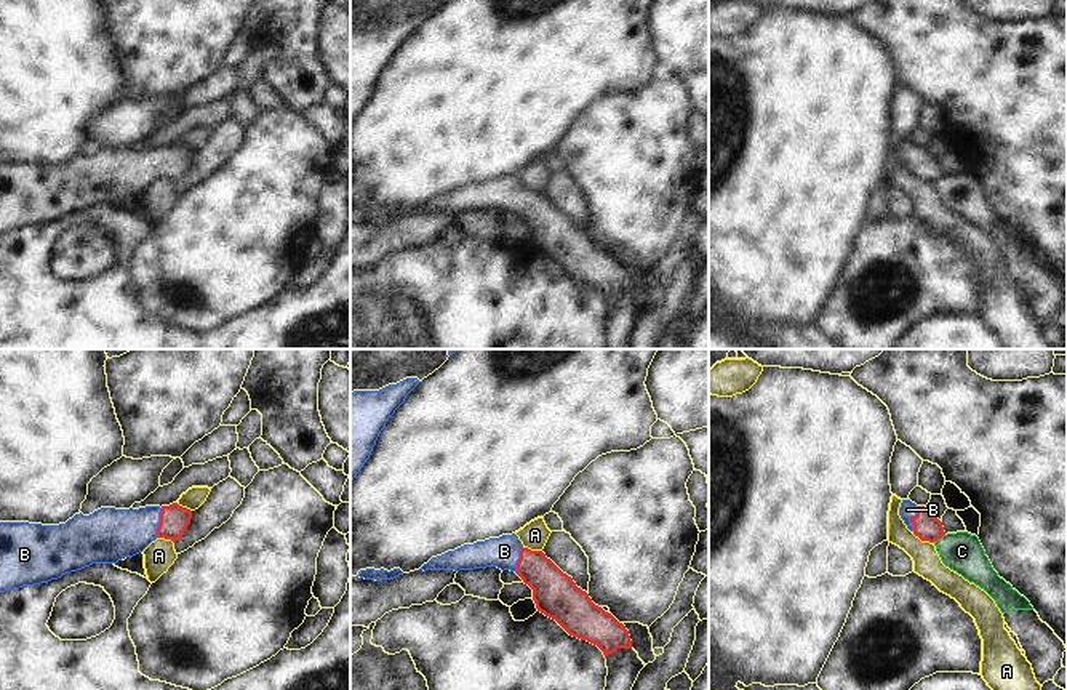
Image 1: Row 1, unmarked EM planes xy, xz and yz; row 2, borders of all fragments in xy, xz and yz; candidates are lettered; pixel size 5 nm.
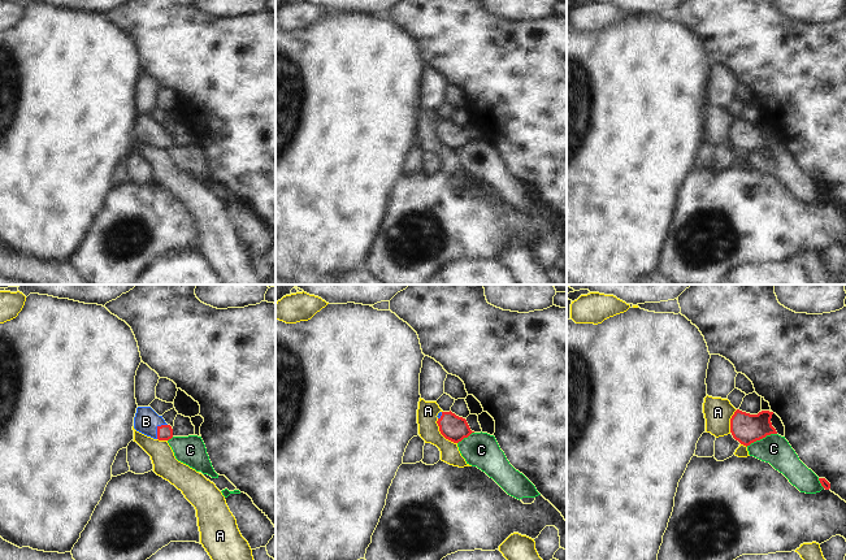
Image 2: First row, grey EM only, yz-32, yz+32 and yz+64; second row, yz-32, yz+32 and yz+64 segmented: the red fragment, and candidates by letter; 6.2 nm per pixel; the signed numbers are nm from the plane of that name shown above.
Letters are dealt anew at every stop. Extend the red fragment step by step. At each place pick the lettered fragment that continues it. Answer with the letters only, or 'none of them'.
B

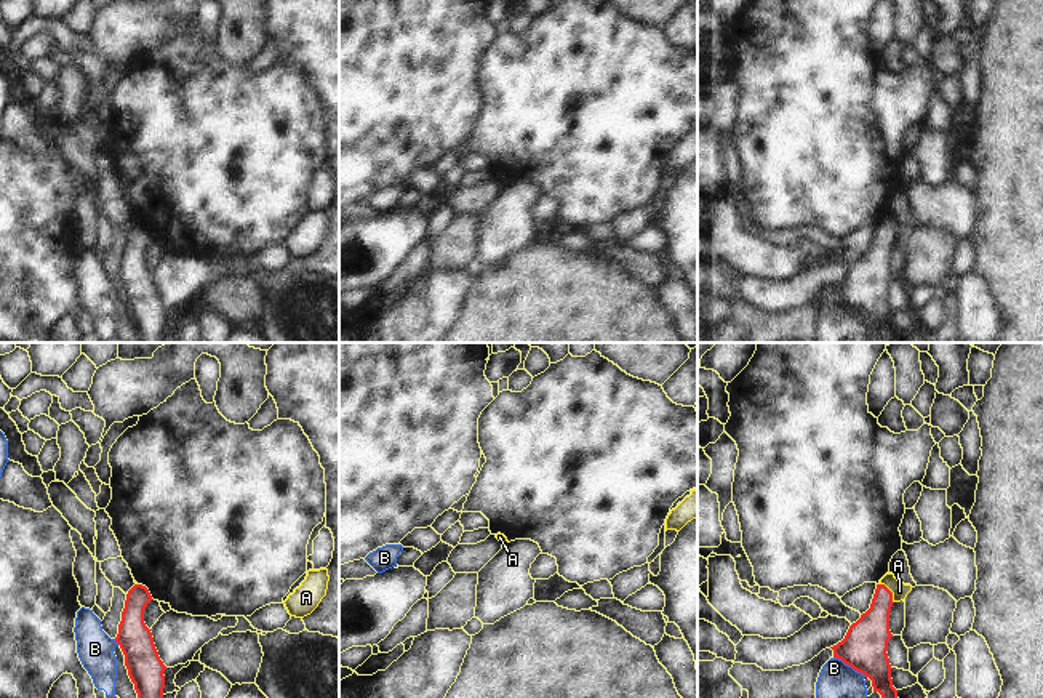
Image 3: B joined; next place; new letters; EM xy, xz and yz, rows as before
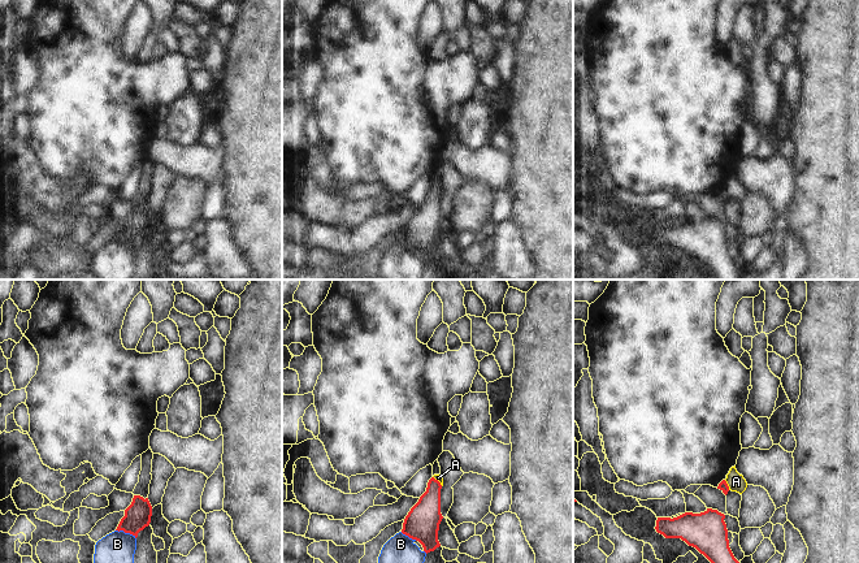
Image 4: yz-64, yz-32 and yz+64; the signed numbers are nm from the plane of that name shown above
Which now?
A

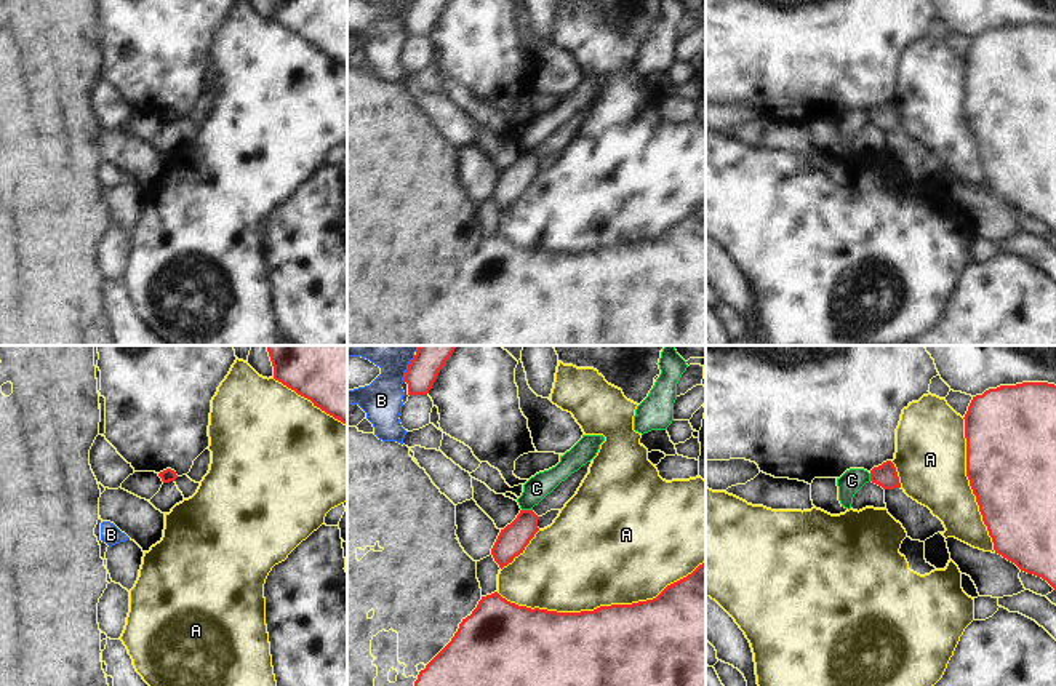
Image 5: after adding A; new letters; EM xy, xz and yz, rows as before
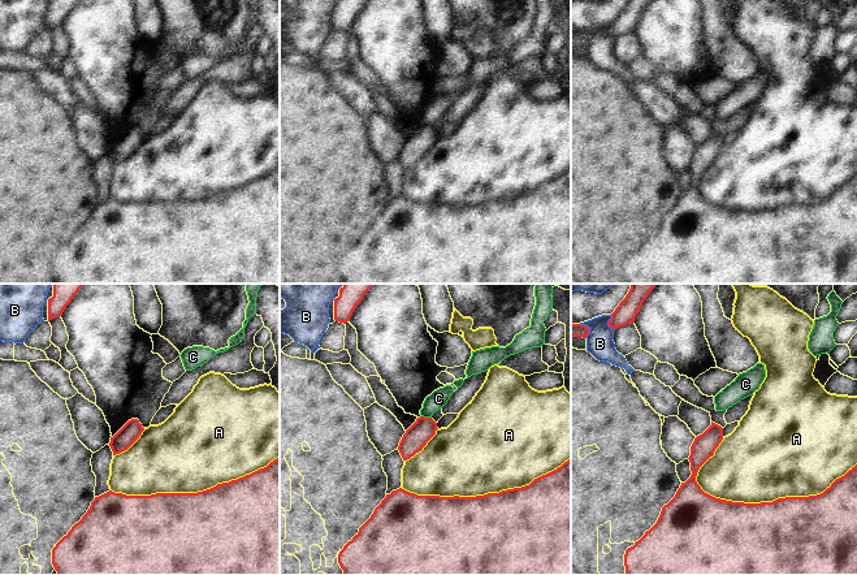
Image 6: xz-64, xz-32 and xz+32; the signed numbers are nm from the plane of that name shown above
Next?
none of them

